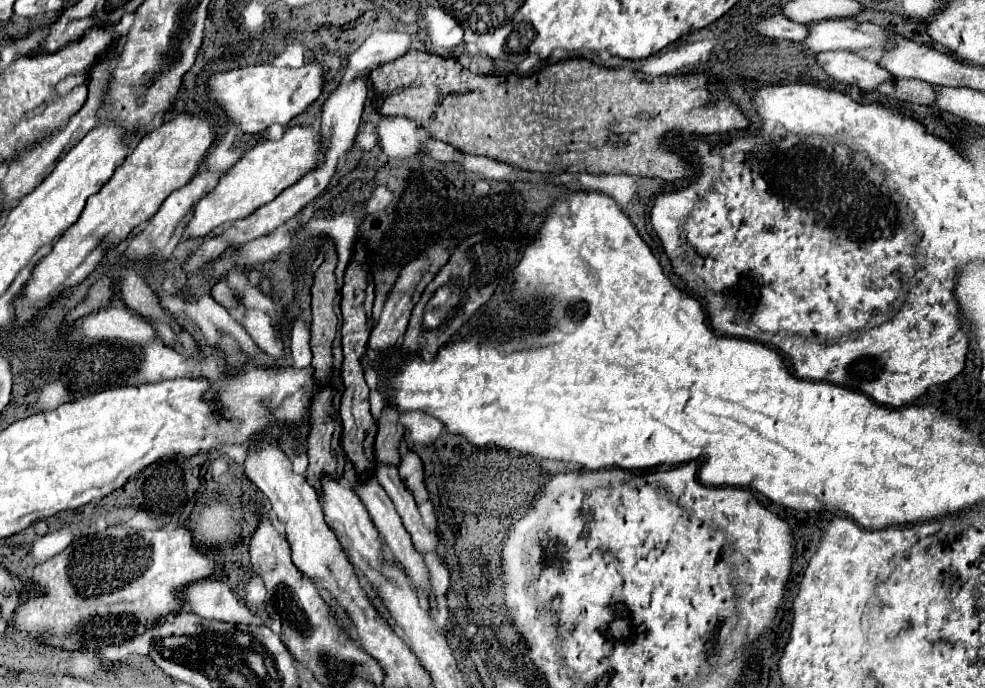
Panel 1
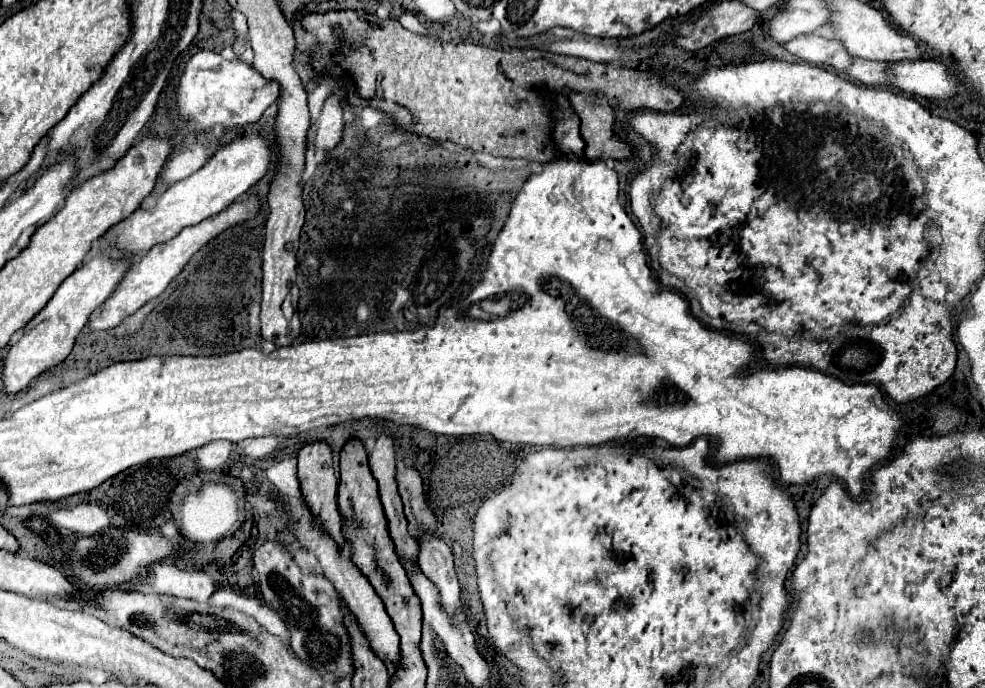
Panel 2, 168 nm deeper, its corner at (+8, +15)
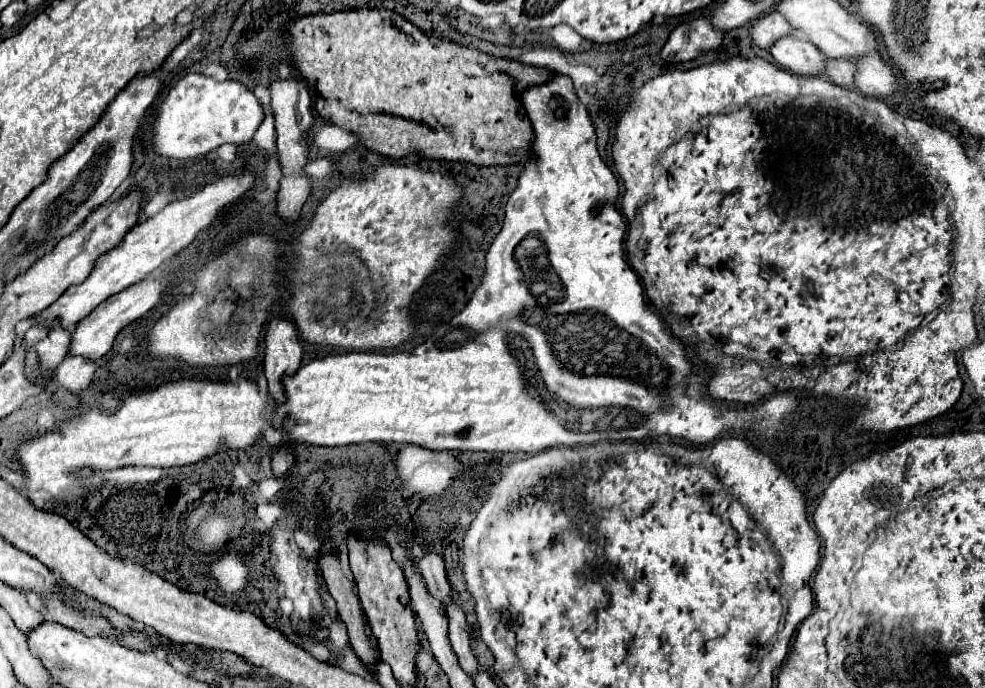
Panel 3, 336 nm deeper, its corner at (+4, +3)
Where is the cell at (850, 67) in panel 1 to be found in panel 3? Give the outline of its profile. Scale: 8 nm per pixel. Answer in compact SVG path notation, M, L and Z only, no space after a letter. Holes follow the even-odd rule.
M794 35L778 39L770 47L770 53L782 69L794 75L810 75L810 77L824 75L824 61L828 61L824 53L816 49L816 45L812 45L810 41L802 41Z

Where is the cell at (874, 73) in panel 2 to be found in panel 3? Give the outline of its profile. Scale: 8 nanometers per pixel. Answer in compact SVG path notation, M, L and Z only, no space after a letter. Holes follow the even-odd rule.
M828 59L828 63L826 63L826 75L830 77L830 81L834 85L854 89L856 87L854 85L854 73L856 73L856 65L852 61Z

